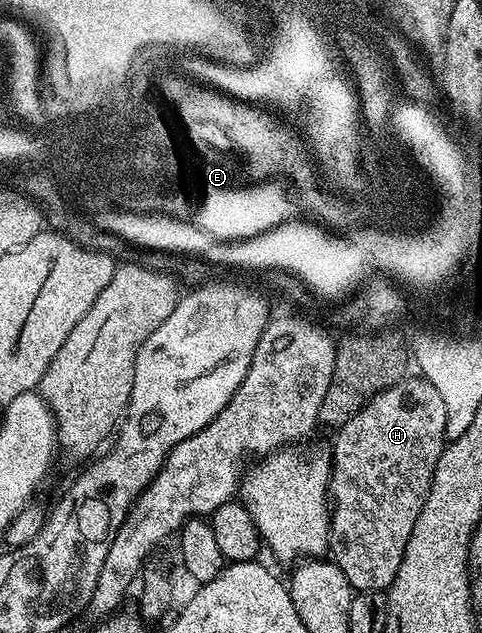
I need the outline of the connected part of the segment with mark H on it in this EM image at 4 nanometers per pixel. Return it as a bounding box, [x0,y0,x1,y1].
[329,376,448,591]

